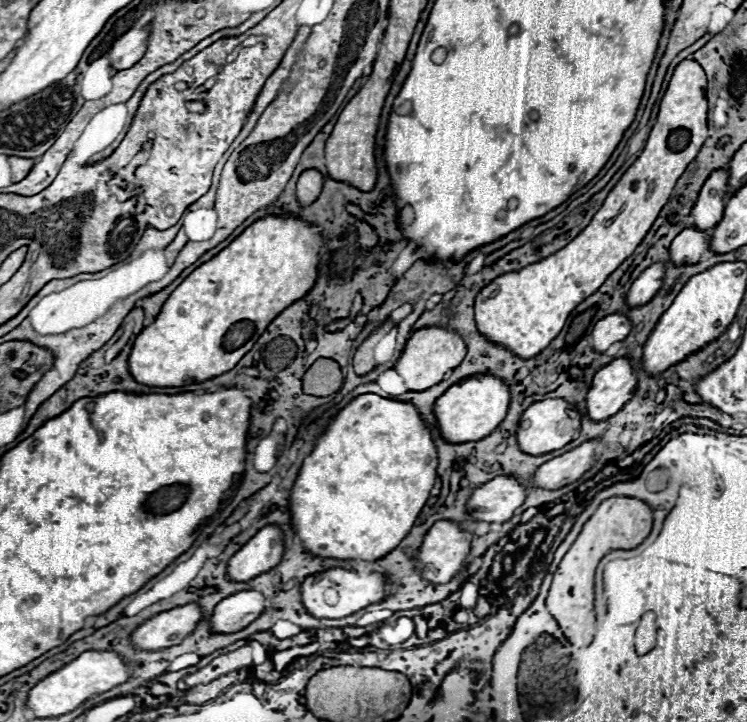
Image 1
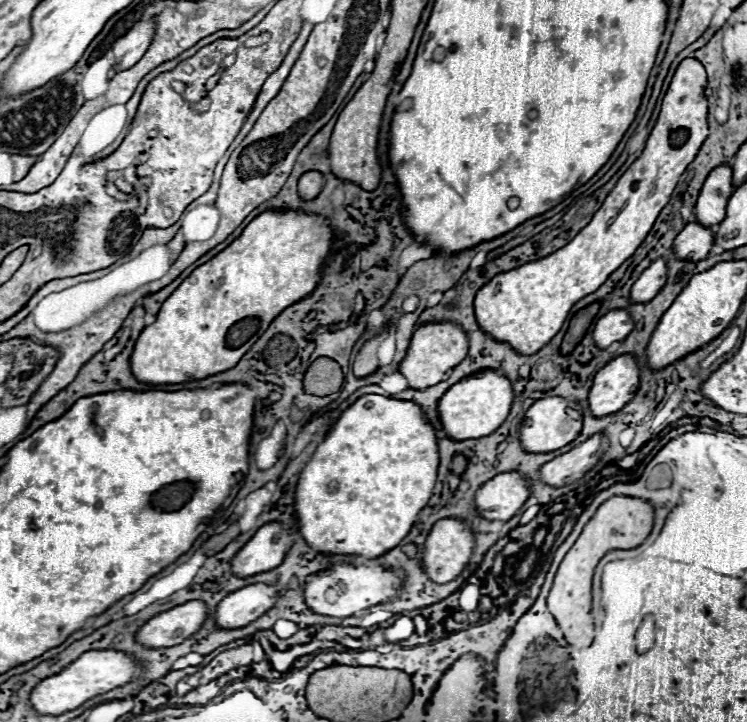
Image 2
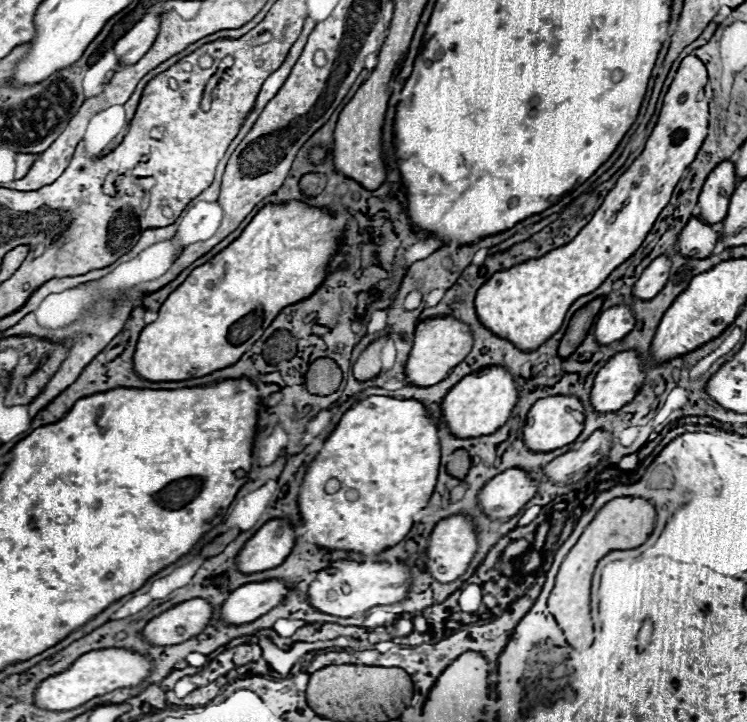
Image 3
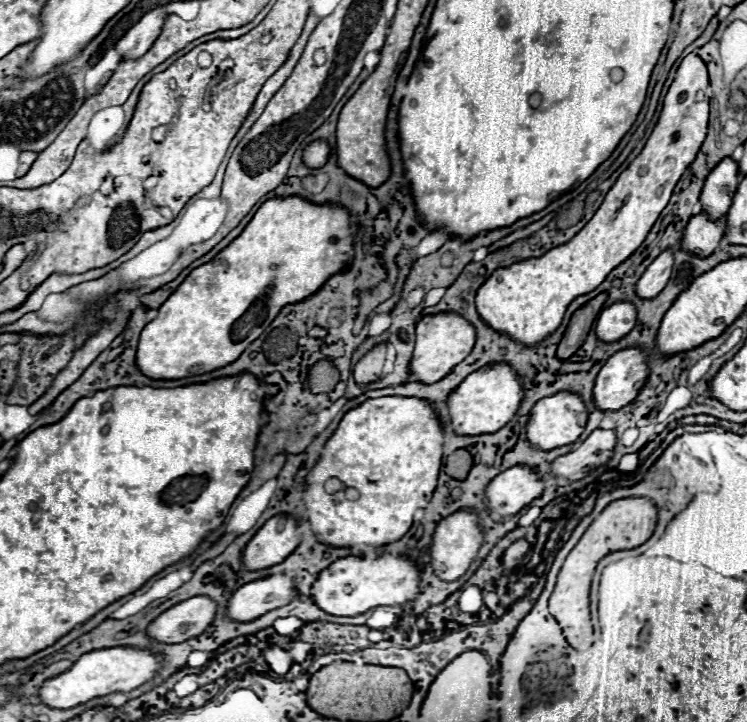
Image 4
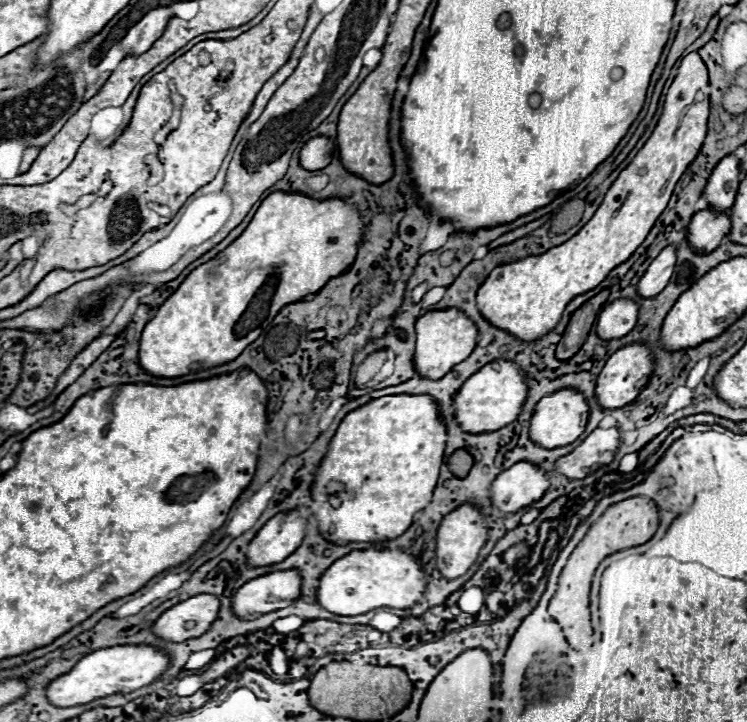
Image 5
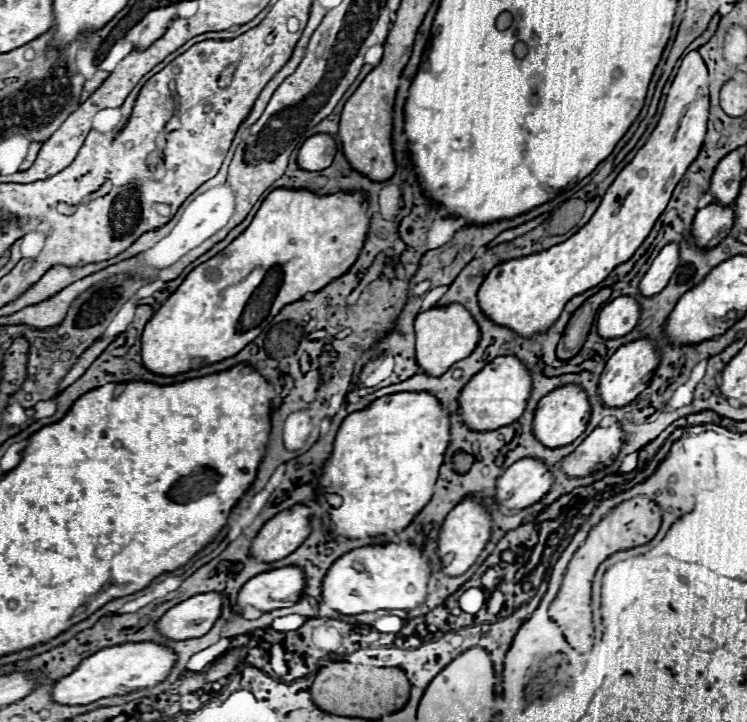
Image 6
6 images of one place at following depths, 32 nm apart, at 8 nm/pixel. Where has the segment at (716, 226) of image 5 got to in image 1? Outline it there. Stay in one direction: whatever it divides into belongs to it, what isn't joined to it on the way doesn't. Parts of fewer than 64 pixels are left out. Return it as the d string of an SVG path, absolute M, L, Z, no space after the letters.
M696 226L684 228L670 246L672 262L698 262L704 252L710 248L710 232Z

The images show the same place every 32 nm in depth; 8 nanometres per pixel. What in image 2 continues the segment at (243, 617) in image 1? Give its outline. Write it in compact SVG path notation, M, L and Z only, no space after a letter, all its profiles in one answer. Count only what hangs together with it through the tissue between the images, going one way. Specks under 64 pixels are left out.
M278 584L244 586L218 604L216 624L220 628L240 628L266 614L278 600L282 588Z

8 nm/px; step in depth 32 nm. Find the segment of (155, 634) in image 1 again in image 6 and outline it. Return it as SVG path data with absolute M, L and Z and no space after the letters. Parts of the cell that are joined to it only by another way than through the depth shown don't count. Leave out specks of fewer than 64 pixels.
M206 592L176 604L158 622L160 634L172 640L204 636L220 618L222 600L222 594Z

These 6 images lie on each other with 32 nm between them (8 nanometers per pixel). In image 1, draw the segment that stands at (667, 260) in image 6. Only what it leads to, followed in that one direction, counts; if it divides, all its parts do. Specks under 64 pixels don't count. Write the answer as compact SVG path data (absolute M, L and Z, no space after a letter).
M656 262L650 268L646 268L632 284L628 292L628 304L640 306L640 302L648 302L648 298L654 298L656 290L660 290L660 286L664 284L664 274L666 274L666 266L662 262Z

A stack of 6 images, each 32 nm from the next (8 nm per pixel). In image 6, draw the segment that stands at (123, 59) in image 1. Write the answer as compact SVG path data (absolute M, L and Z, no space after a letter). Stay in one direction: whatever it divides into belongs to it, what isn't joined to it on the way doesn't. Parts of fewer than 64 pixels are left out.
M174 6L152 10L128 32L128 40L134 44L136 50L142 50L144 46L150 46L156 38L160 38L168 28L170 20L174 20L176 16L178 10Z

